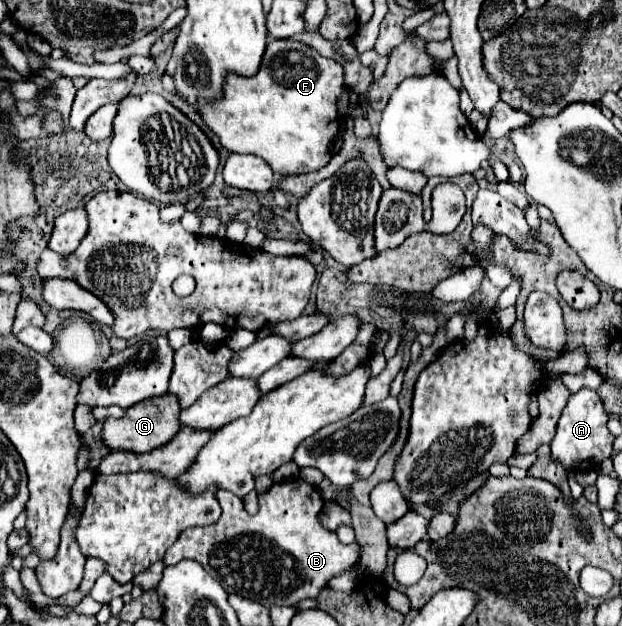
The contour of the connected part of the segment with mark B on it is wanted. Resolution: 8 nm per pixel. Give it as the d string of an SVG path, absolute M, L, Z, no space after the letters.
M303 479L275 483L269 491L259 493L259 511L255 515L249 515L243 509L241 499L237 499L229 491L223 491L223 489L217 491L217 499L223 509L219 521L213 525L207 525L207 527L185 529L179 535L179 539L175 541L175 545L169 547L163 561L165 561L165 565L177 565L183 559L193 559L193 561L201 563L203 569L213 579L217 579L225 587L227 593L241 595L245 599L261 603L267 609L277 607L277 605L293 607L301 599L307 599L307 597L315 599L321 593L321 589L327 587L329 579L353 569L363 555L363 549L357 541L351 545L345 545L339 541L335 531L329 531L321 525L321 521L319 521L319 511L323 509L321 493L317 487L309 485Z

